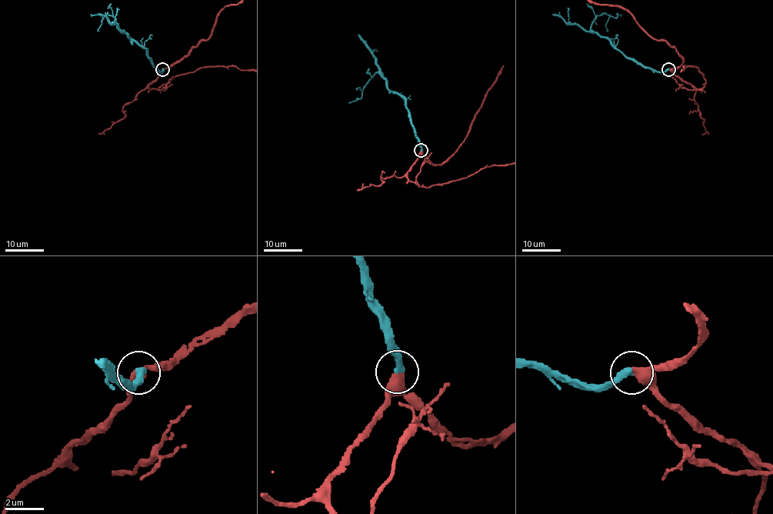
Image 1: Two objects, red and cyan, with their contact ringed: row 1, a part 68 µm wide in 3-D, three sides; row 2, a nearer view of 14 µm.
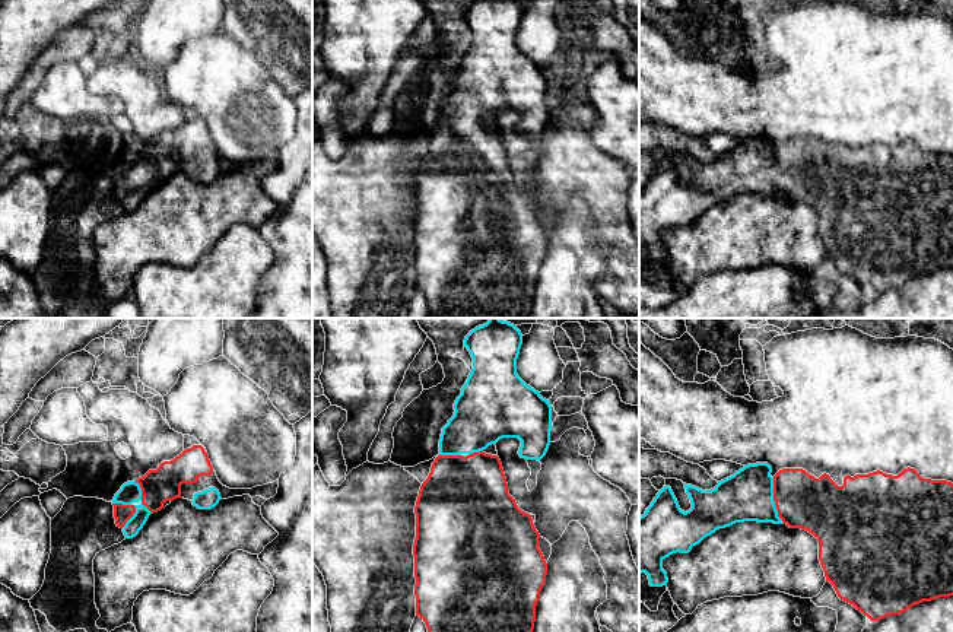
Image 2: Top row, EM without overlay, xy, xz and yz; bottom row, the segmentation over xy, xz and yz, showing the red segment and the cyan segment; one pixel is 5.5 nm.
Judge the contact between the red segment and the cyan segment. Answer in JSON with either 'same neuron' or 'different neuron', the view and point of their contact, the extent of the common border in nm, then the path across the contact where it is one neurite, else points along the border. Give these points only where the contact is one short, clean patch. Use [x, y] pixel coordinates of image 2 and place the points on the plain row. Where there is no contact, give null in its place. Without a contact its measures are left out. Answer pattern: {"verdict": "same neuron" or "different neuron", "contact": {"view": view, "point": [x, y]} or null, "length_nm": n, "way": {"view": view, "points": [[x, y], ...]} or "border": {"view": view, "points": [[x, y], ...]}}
{"verdict": "same neuron", "contact": {"view": "yz", "point": [774, 172]}, "length_nm": 260}

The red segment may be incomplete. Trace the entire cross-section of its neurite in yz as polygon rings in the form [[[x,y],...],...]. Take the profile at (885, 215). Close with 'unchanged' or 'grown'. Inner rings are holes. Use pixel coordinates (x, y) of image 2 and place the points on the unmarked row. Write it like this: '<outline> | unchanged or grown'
[[[768,136],[747,137],[733,149],[718,155],[711,163],[686,158],[692,181],[682,184],[670,159],[664,159],[645,187],[639,190],[639,248],[645,245],[651,260],[667,258],[663,234],[673,226],[689,226],[693,219],[719,201],[736,196],[757,194],[787,197],[811,206],[819,215],[819,234],[838,270],[870,293],[900,288],[915,277],[953,269],[953,156],[924,152],[915,142],[903,142],[898,149],[880,143],[844,150],[838,159],[829,147],[819,152],[803,142],[782,142],[773,150]]] | grown

